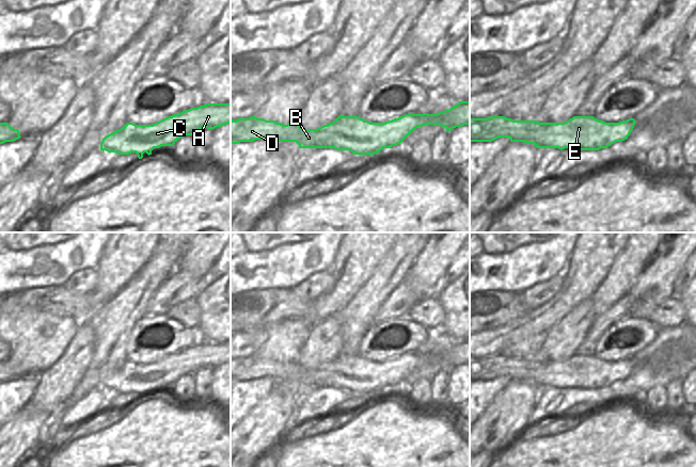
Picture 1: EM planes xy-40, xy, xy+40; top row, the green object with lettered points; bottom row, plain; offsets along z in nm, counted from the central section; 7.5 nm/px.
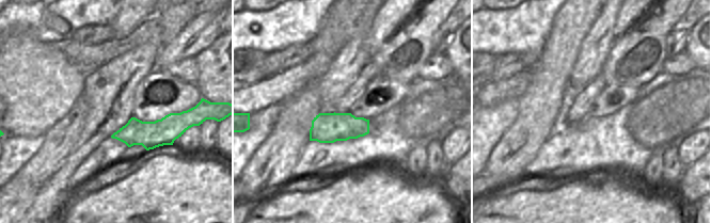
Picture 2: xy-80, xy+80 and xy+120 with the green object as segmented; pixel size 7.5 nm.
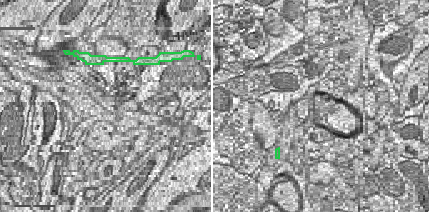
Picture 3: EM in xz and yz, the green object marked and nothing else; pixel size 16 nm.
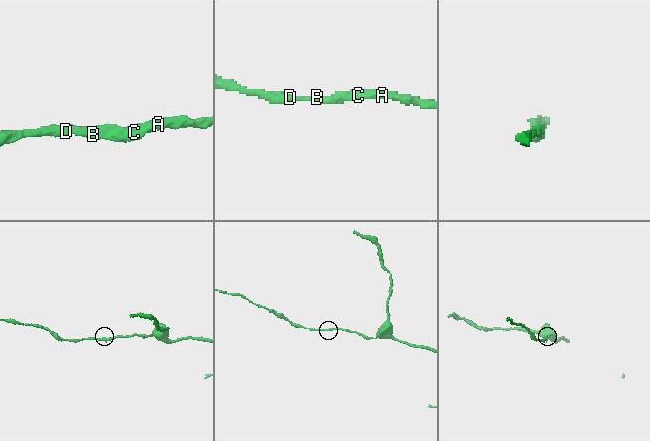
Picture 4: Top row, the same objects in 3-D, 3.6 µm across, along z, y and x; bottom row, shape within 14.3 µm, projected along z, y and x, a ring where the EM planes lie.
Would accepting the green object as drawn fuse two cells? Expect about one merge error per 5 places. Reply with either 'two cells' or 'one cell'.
one cell

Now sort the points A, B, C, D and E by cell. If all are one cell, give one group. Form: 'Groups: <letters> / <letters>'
Groups: A B C D E

